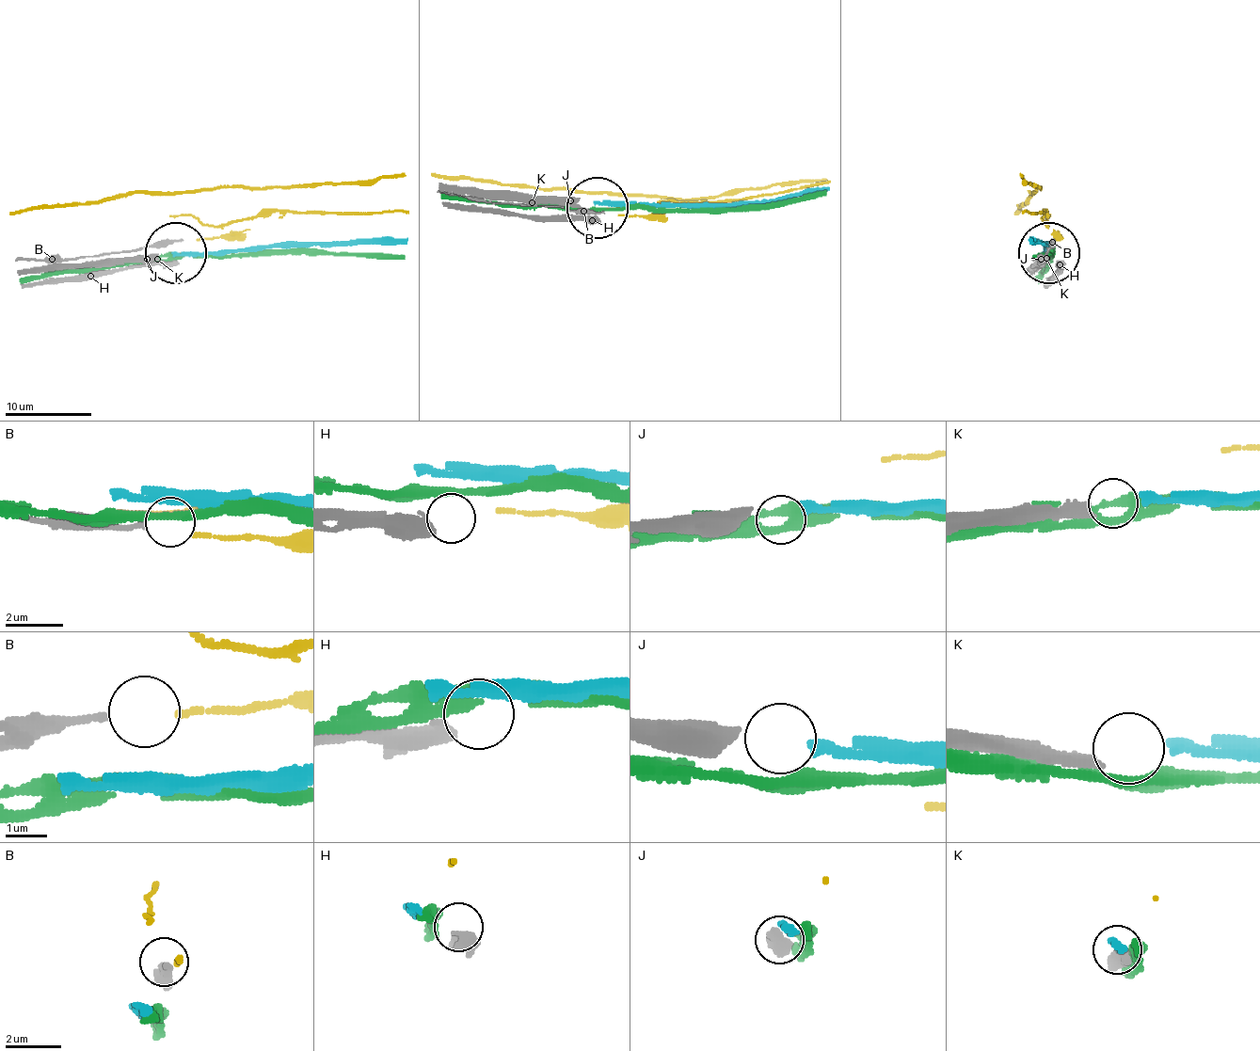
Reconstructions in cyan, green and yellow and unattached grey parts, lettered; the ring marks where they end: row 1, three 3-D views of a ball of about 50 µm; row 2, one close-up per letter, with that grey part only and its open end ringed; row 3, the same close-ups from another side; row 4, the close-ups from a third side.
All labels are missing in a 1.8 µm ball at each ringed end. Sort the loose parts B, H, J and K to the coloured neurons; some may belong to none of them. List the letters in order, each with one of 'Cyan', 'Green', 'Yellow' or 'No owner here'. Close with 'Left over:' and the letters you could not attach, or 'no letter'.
B: Yellow
H: No owner here
J: Cyan
K: No owner here
Left over: H, K

